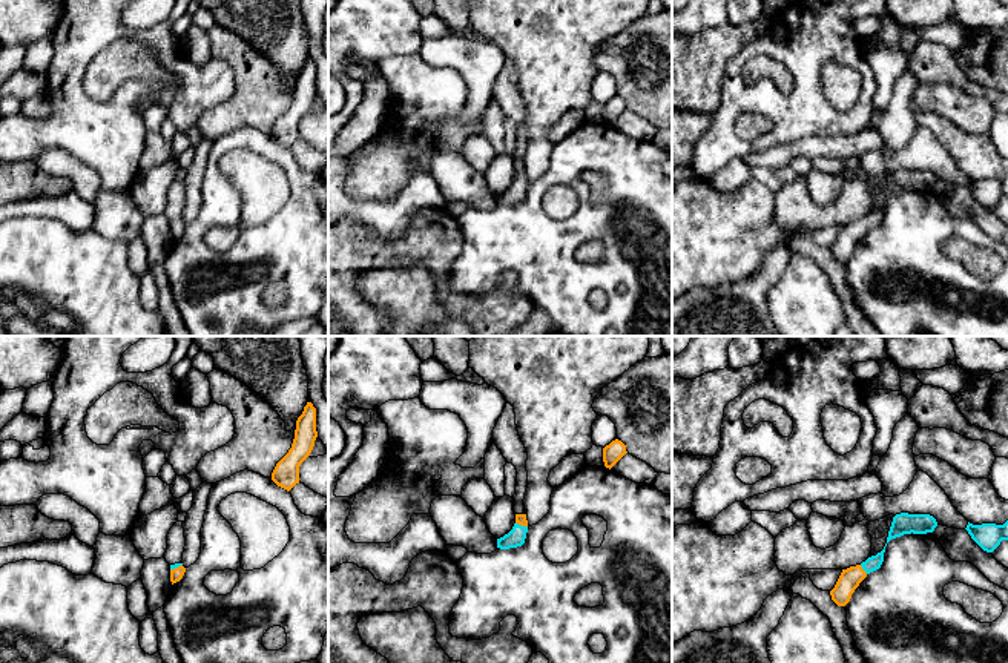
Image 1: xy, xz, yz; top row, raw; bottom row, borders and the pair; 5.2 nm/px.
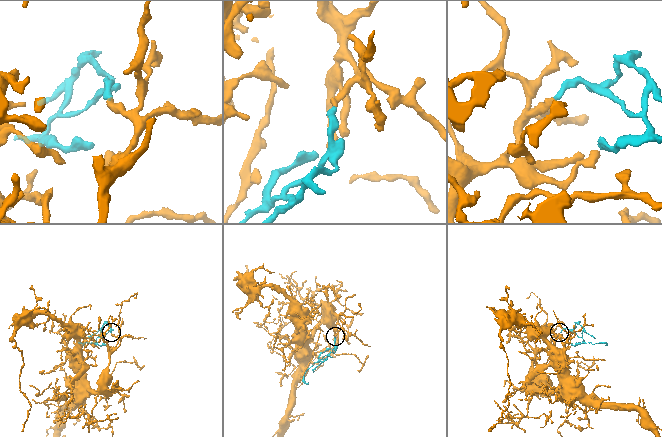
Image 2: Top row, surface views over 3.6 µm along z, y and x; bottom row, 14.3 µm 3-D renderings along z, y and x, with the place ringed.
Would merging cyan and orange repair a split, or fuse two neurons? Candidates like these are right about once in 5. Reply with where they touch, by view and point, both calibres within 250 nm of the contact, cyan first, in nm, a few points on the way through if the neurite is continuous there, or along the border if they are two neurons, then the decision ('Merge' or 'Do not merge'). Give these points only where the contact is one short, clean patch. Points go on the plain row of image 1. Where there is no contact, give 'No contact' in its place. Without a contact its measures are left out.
Touches cyan at yz (864, 226). Thickness 80 nm (cyan) against 110 nm. Path across: yz (872, 220), (864, 226), (849, 237). Merge

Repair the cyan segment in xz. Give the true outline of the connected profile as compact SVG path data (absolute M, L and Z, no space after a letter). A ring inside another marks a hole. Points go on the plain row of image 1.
M516 170L516 180L512 186L503 193L497 195L497 204L509 206L522 203L525 200L526 189L528 189L526 170Z

